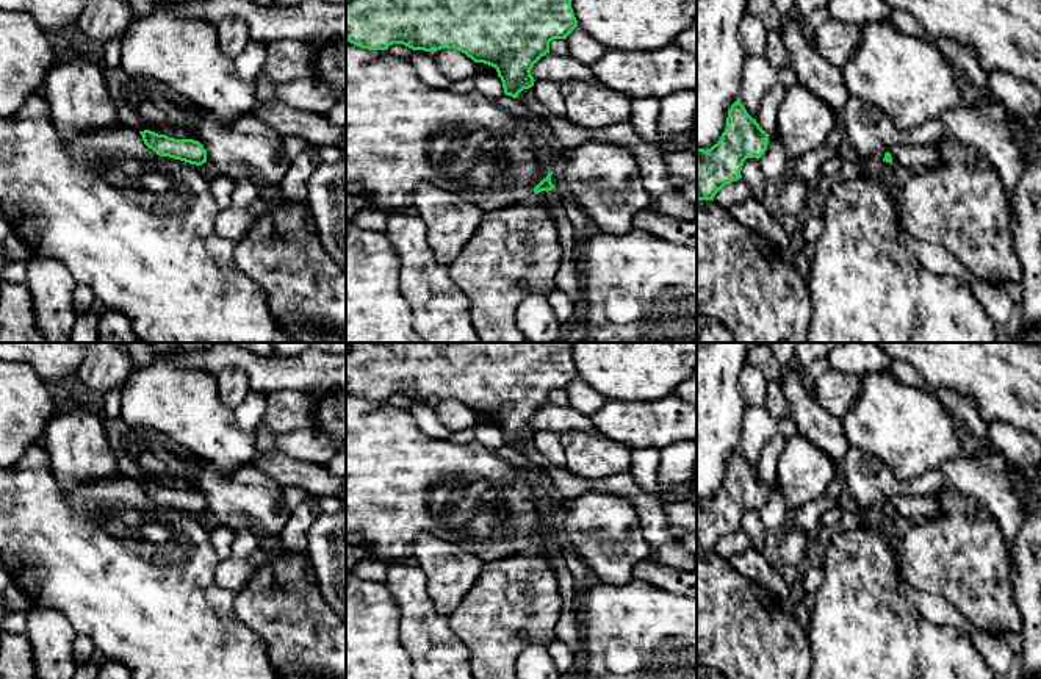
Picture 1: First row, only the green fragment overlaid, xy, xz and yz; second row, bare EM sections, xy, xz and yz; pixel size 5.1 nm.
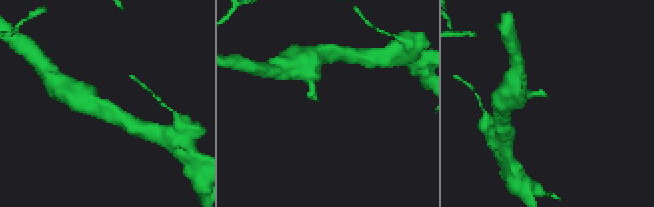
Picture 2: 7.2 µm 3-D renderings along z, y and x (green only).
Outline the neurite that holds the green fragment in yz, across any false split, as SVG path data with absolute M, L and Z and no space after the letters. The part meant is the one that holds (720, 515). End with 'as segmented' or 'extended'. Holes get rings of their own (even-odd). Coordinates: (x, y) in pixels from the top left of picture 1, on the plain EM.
M737 449L728 462L720 491L708 501L697 499L697 551L714 551L723 537L742 529L744 512L759 510L769 487Z | as segmented

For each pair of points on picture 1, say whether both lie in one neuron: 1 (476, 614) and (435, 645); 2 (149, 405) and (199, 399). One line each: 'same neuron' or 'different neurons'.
1: different neurons
2: same neuron

